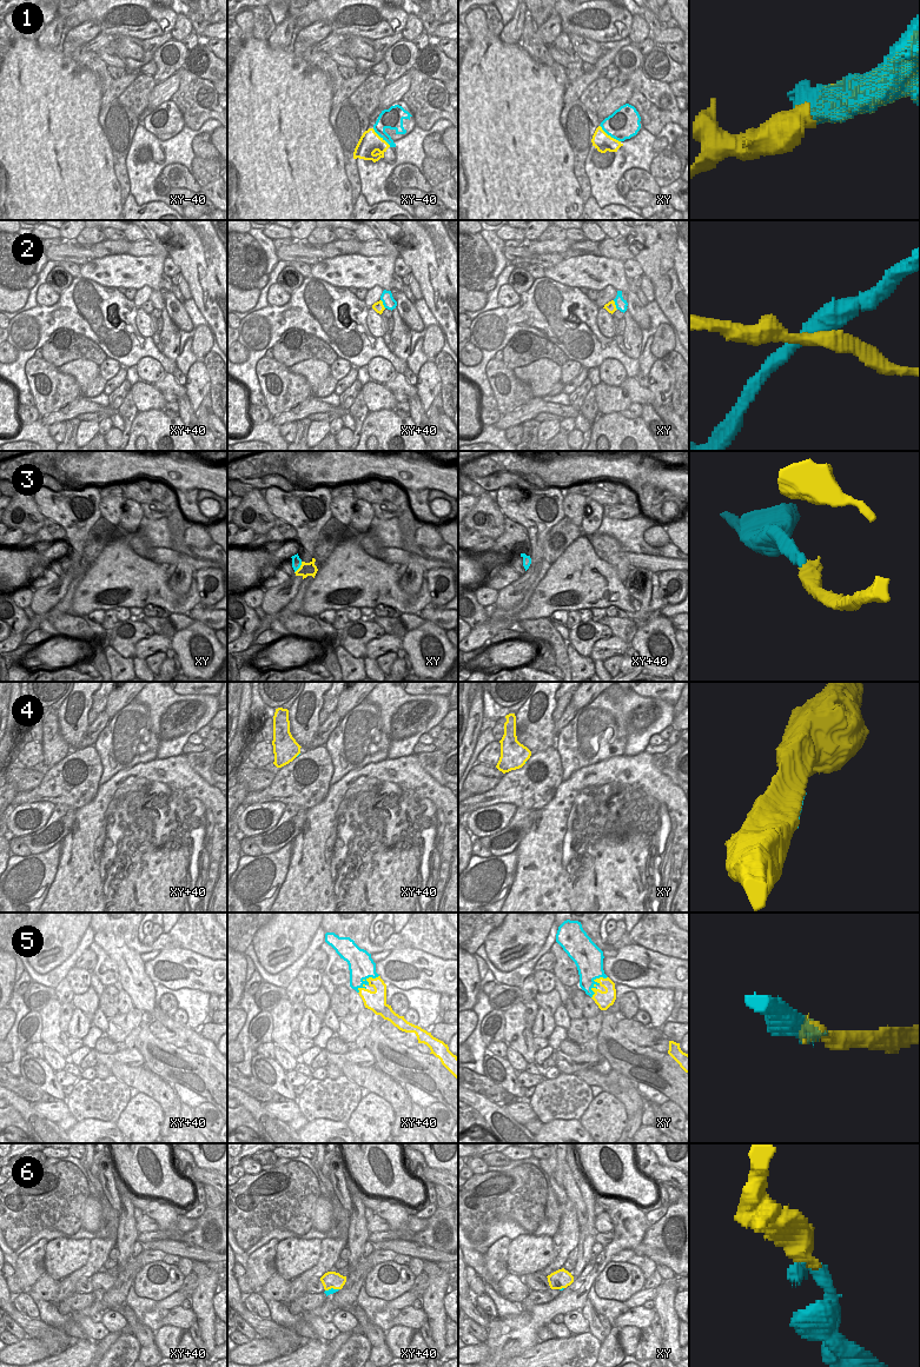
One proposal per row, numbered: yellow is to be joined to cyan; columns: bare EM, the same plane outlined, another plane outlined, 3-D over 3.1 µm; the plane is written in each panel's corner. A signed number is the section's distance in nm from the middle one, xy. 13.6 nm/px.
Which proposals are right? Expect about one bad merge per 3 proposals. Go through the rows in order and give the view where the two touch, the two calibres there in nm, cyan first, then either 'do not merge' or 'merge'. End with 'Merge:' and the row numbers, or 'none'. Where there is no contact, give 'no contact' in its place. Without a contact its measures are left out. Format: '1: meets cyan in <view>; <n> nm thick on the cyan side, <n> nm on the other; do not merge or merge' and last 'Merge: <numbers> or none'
1: meets cyan in xy; 420 nm thick on the cyan side, 240 nm on the other; merge
2: meets cyan in xy; 160 nm thick on the cyan side, 140 nm on the other; do not merge
3: meets cyan in xy; 130 nm thick on the cyan side, 190 nm on the other; merge
4: meets cyan in xy+40; 30 nm thick on the cyan side, 340 nm on the other; merge
5: meets cyan in xy; 360 nm thick on the cyan side, 220 nm on the other; merge
6: meets cyan in xy+40; 70 nm thick on the cyan side, 220 nm on the other; merge
Merge: 1, 3, 4, 5, 6

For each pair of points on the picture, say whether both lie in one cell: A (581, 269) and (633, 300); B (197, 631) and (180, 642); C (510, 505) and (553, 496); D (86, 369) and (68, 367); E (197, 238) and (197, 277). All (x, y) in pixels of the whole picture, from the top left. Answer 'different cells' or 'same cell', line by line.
A: same cell
B: same cell
C: same cell
D: same cell
E: same cell

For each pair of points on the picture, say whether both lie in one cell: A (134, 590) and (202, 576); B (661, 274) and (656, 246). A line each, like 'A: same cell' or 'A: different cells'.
A: different cells
B: same cell

